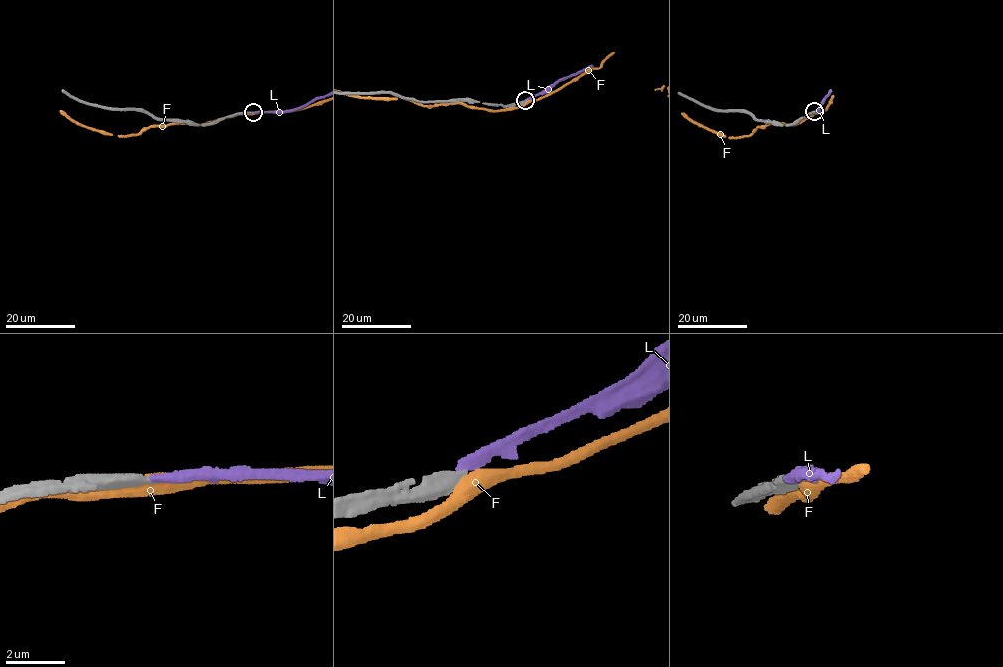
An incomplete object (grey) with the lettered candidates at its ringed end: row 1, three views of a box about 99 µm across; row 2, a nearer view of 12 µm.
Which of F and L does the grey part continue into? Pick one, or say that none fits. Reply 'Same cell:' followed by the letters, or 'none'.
Same cell: L

